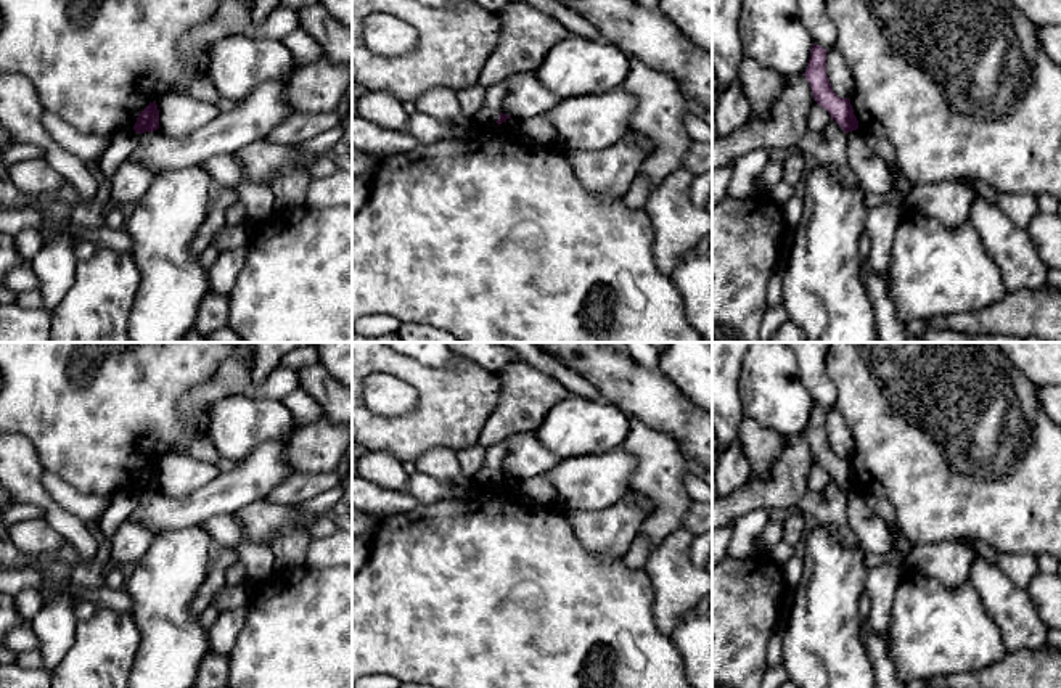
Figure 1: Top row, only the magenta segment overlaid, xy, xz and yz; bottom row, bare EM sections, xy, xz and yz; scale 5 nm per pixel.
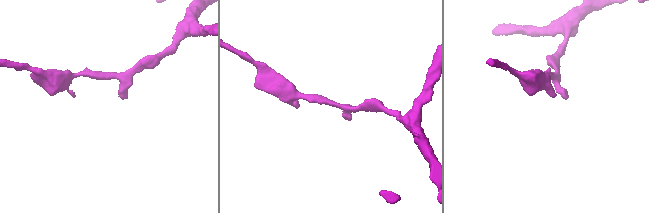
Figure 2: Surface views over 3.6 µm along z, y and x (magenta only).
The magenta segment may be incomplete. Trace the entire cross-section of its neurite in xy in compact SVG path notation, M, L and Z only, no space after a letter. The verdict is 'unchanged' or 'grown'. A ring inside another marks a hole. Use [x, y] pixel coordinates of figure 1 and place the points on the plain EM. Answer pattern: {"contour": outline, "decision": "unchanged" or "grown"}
{"contour": "M156 461L150 463L137 477L133 490L137 493L154 492L159 489L159 469Z", "decision": "unchanged"}

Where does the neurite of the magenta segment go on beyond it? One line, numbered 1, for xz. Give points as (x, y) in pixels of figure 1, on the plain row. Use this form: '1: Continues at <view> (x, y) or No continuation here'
1: No continuation here

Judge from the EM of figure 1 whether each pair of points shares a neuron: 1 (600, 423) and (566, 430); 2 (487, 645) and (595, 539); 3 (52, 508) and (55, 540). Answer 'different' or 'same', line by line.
1: same
2: different
3: different

